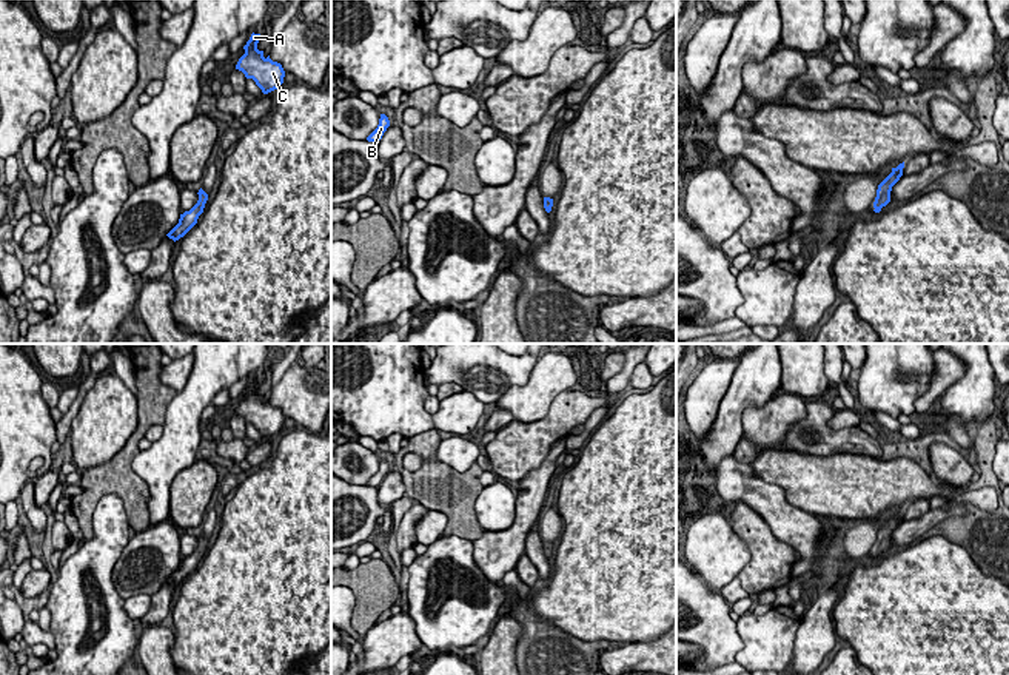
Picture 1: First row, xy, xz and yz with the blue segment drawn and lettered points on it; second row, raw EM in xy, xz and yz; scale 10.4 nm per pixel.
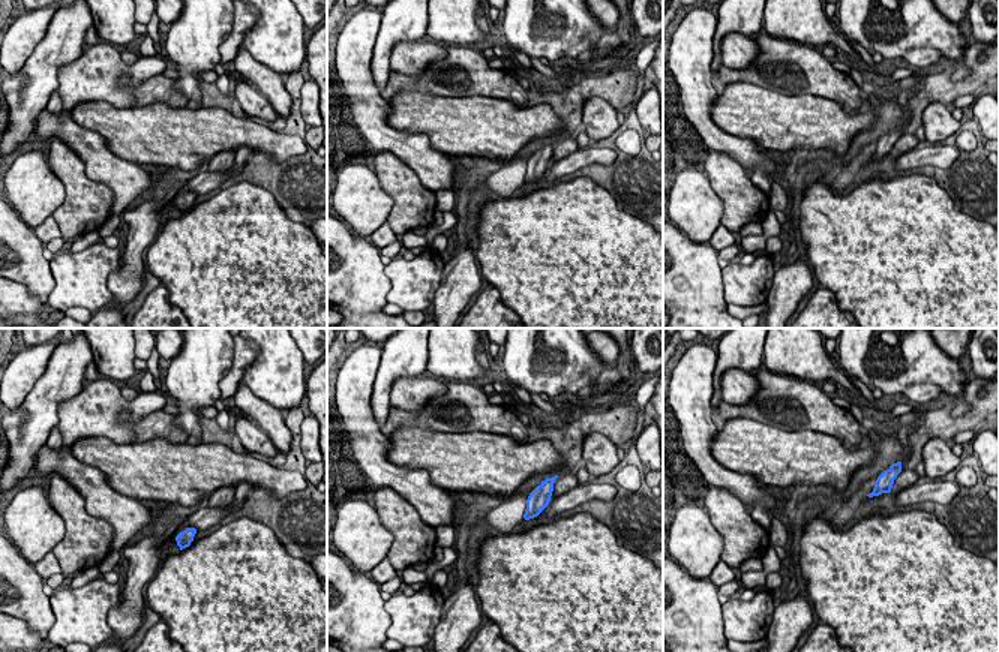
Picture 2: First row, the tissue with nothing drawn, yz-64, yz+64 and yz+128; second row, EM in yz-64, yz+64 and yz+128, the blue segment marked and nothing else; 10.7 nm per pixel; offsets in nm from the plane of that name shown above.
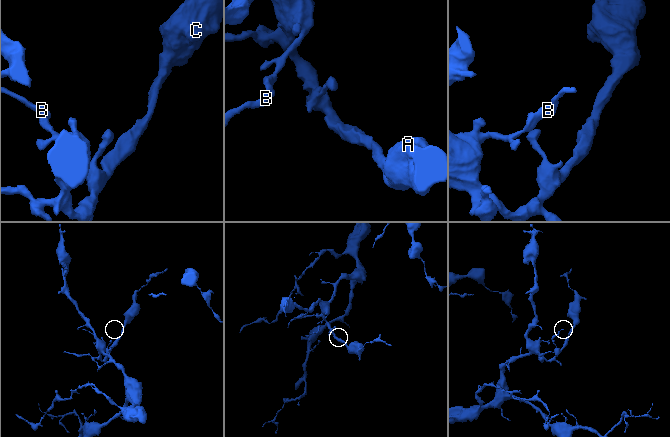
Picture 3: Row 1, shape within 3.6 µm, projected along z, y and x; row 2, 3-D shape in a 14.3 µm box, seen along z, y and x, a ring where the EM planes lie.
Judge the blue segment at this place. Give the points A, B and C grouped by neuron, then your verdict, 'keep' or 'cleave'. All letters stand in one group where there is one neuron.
groups A B C; keep

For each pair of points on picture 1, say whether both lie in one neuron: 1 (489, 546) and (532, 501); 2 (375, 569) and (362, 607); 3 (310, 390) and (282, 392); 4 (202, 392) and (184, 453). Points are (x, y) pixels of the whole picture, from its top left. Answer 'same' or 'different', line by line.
1: same
2: same
3: same
4: same

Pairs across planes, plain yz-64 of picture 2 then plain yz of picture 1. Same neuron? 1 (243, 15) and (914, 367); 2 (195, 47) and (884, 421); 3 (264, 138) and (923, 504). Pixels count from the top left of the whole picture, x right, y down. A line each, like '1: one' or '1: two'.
1: two
2: two
3: two

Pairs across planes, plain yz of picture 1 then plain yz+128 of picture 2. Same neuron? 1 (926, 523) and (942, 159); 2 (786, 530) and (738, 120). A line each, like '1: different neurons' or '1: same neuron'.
1: same neuron
2: different neurons

